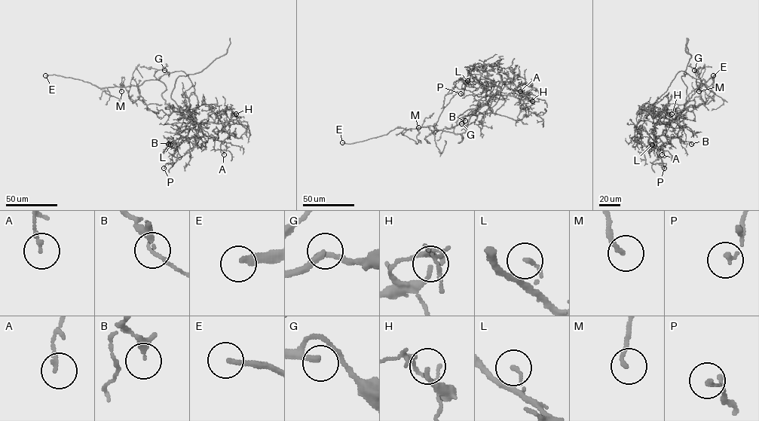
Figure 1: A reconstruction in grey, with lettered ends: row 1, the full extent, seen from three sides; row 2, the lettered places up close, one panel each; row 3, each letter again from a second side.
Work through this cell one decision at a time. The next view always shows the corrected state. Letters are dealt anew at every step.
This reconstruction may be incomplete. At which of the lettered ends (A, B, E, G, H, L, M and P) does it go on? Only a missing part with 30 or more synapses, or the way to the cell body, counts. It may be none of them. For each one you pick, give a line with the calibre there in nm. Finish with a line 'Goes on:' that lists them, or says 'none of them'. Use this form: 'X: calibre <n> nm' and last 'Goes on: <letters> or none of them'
E: calibre 240 nm
G: calibre 180 nm
M: calibre 160 nm
Goes on: E, G, M

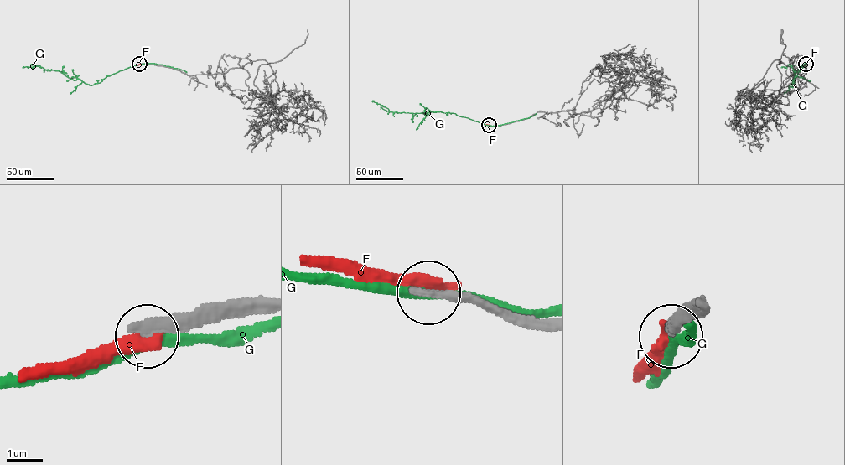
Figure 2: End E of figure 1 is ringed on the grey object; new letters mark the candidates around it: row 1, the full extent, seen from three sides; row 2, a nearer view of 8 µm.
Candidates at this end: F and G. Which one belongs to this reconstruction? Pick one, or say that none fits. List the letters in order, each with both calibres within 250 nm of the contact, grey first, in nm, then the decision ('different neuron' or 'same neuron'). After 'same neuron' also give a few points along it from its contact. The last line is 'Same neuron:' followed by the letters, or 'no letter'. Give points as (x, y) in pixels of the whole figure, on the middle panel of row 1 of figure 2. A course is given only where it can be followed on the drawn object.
F: 380 nm thick on the grey side, 400 nm on the other; different neuron
G: 400 nm thick on the grey side, 240 nm on the other; different neuron
Same neuron: no letter

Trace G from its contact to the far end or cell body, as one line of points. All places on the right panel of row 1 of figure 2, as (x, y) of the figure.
G: (806, 64), (794, 78), (792, 85), (793, 68), (781, 68)

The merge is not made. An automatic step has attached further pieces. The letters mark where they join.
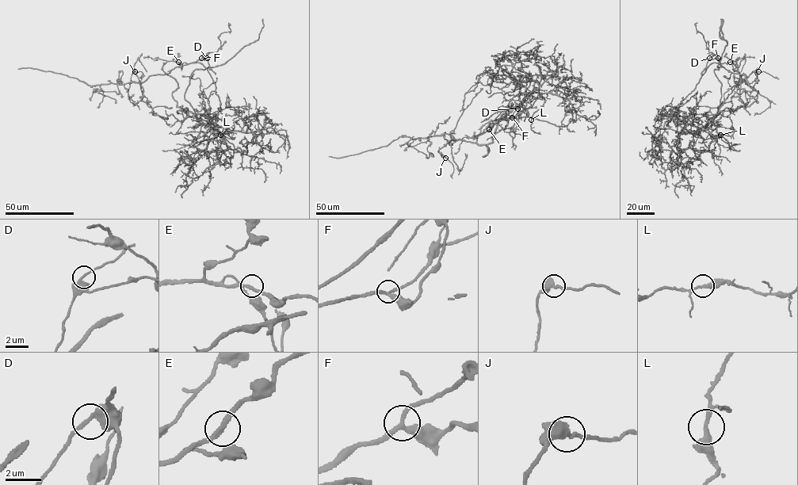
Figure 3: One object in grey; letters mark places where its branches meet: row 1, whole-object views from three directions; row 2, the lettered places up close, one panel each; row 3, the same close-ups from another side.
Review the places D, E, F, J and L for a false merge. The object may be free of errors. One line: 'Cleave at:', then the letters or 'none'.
Cleave at: none

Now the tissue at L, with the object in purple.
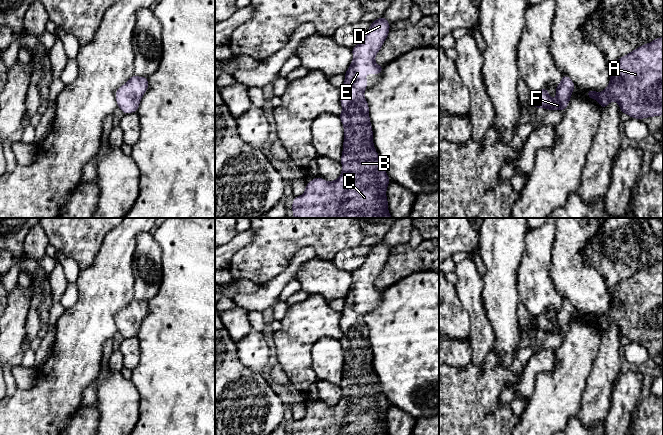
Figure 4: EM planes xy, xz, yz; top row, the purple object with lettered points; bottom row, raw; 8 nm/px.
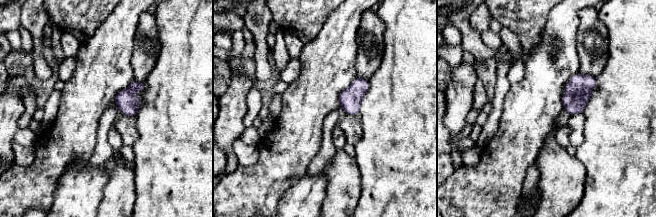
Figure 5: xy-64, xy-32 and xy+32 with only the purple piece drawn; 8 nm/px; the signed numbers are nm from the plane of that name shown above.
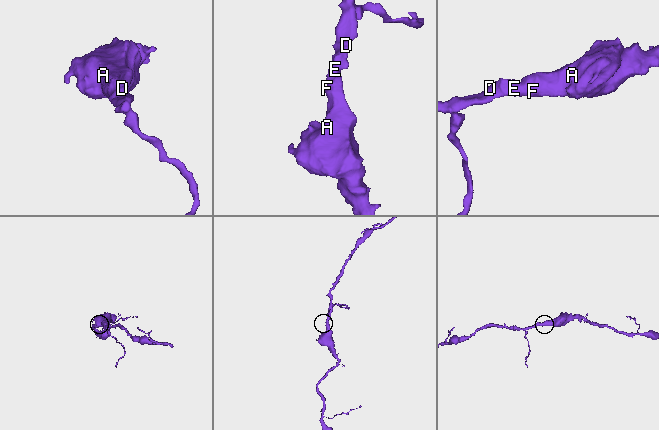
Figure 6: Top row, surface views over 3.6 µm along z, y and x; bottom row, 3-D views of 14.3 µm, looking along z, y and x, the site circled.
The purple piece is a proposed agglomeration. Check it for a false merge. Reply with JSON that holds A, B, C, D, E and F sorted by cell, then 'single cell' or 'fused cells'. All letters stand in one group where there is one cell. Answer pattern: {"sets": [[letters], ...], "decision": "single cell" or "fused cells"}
{"sets": [["A", "B", "C", "D", "E", "F"]], "decision": "single cell"}

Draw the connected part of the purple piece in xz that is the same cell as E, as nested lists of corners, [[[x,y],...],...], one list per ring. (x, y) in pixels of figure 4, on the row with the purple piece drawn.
[[[385,17],[372,21],[364,39],[351,49],[353,60],[344,74],[340,97],[343,110],[339,117],[344,127],[341,175],[335,181],[316,177],[307,183],[304,194],[293,199],[294,218],[392,218],[386,197],[391,180],[373,144],[369,106],[364,97],[364,91],[368,87],[365,75],[380,74],[384,67],[375,63],[375,56],[386,40],[389,29],[390,23]]]

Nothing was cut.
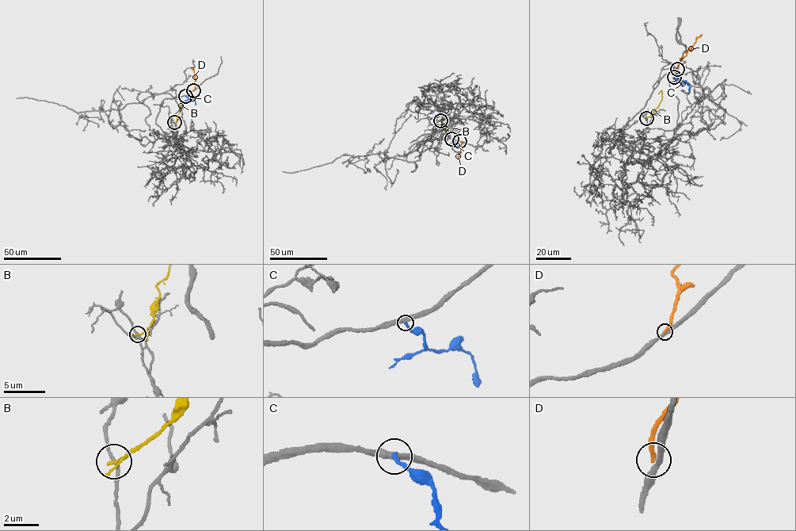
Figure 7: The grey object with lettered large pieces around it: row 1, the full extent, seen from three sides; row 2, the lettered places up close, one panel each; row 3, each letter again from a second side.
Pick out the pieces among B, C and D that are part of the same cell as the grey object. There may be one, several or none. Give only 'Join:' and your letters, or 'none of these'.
Join: none of these

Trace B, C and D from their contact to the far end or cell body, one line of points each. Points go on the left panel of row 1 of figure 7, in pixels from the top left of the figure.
B: (174, 123), (180, 106)
C: (185, 95), (188, 99), (194, 100), (196, 105)
D: (193, 90), (196, 79), (192, 67)

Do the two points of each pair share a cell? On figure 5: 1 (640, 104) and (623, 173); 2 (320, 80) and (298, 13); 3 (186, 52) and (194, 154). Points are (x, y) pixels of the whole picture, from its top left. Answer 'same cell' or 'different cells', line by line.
1: same cell
2: different cells
3: same cell

